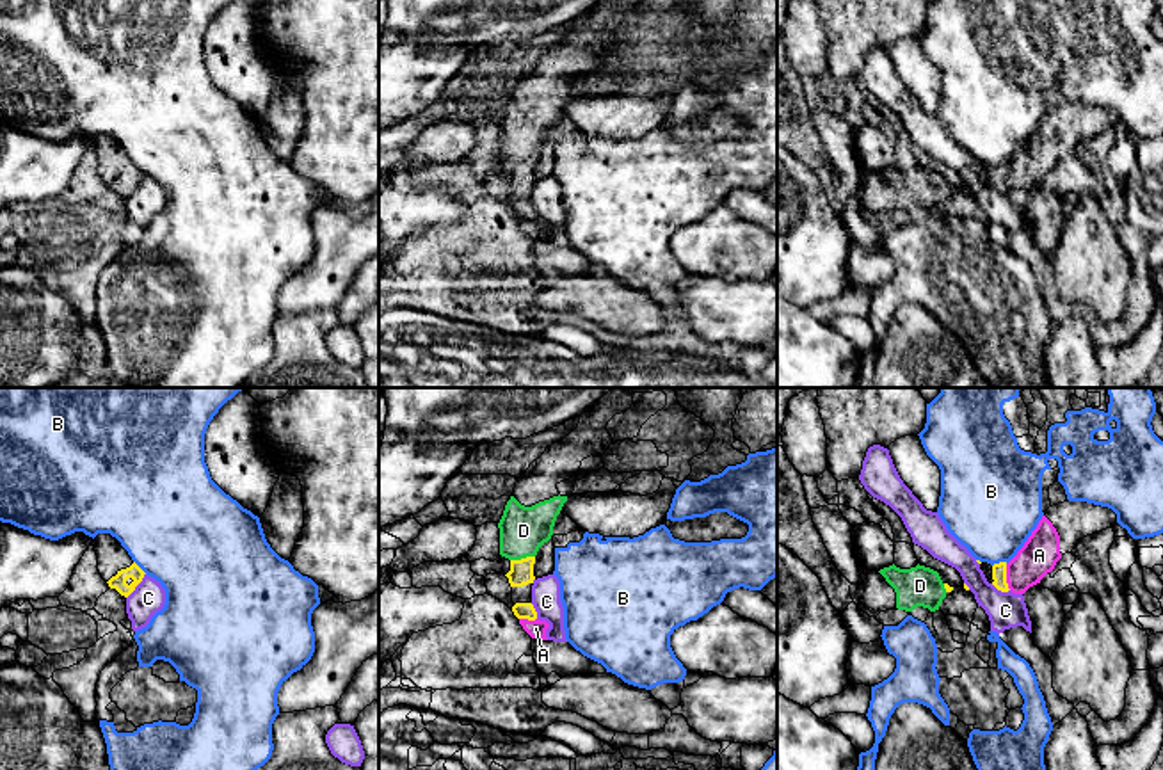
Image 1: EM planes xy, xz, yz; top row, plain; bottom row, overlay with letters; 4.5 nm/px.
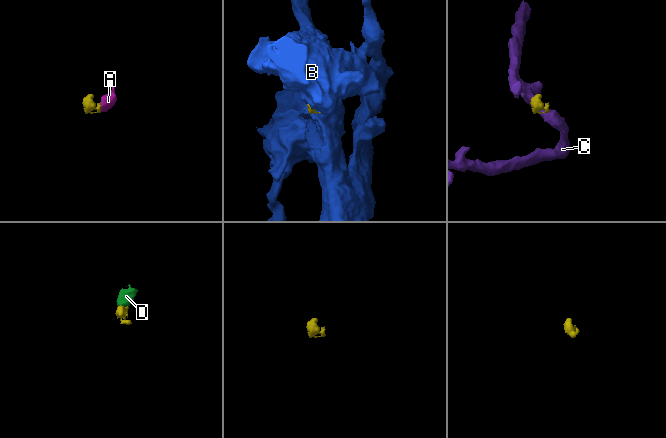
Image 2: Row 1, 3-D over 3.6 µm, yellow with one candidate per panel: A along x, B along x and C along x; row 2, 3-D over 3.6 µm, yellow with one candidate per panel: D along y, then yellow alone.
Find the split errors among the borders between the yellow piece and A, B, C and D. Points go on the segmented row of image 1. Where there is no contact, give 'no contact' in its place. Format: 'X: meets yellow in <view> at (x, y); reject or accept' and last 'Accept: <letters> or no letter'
A: meets yellow in yz at (1005, 577); accept
B: meets yellow in yz at (1000, 562); reject
C: meets yellow in xy at (137, 584); reject
D: meets yellow in xz at (521, 559); accept
Accept: A, D

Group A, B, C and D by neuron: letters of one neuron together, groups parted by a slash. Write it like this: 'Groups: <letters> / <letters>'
Groups: A D / B / C

